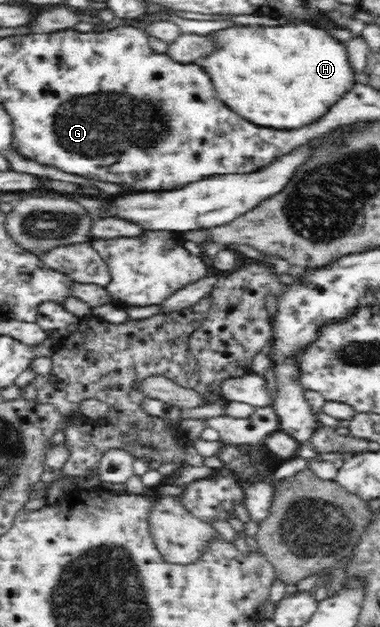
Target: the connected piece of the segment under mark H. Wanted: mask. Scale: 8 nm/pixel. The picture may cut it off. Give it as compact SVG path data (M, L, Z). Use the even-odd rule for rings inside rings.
M296 22L296 25L282 25L282 27L264 27L264 25L246 25L246 27L242 25L240 27L240 25L232 25L232 27L226 27L226 29L210 33L210 41L214 43L214 51L196 61L197 65L210 75L210 80L214 89L216 89L216 95L218 99L222 99L222 103L226 103L234 113L238 113L244 119L262 127L296 129L308 125L312 121L317 120L320 115L324 115L330 105L334 105L352 87L352 84L359 80L359 77L356 77L354 71L350 68L345 47L342 44L338 44L338 41L335 41L326 32L311 23Z

